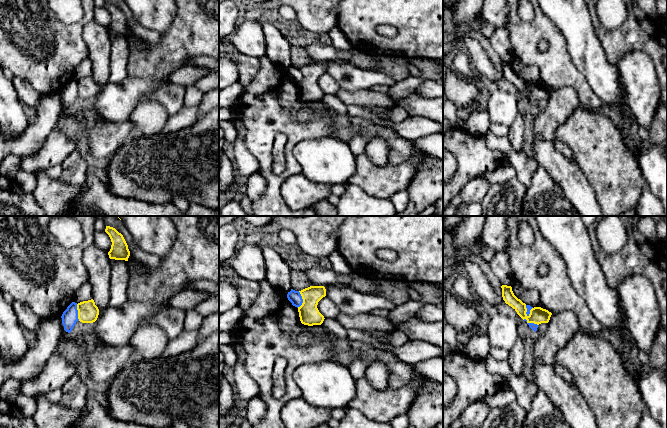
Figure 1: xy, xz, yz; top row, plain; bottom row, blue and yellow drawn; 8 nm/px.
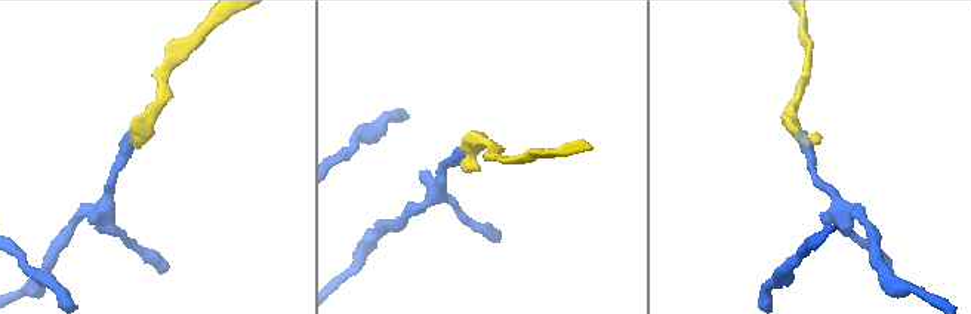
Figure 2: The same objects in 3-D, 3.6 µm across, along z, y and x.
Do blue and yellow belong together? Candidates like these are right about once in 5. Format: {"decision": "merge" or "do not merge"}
{"decision": "do not merge"}

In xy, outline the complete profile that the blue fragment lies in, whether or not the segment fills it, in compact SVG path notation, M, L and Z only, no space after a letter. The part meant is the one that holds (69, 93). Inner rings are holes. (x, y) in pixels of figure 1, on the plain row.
M72 78L63 88L61 94L64 106L70 109L73 103L75 102L76 98L79 97L77 79Z

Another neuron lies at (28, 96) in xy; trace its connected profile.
M14 77L12 79L12 83L20 101L25 106L36 109L38 107L41 94L36 92L32 86L22 78Z

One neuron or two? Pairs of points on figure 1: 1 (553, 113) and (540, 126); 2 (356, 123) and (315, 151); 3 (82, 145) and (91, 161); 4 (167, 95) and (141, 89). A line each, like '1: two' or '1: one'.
1: one
2: two
3: one
4: two

